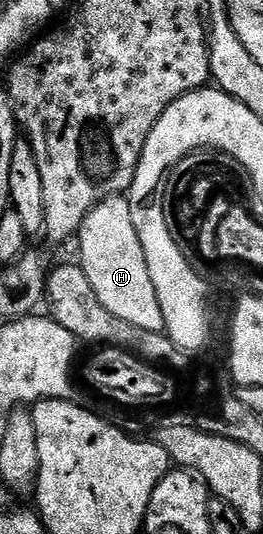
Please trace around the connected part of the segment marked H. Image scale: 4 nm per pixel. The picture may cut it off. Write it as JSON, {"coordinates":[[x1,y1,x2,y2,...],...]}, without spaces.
{"coordinates":[[126,197,107,198,97,204,85,216,82,228,77,235,79,254,85,276,89,276,89,284,93,284,93,292,97,292,97,300,113,312,113,316,126,320,128,324,137,324,137,328,145,328,145,332,165,331,165,316,161,312,161,304,157,300,157,288,153,288,153,276,149,276,149,264,145,260,145,248,141,248,141,240,137,236,137,228,133,228,133,216,129,212]]}

